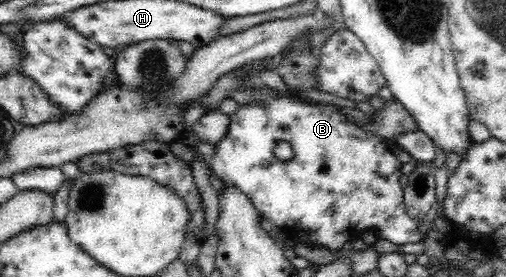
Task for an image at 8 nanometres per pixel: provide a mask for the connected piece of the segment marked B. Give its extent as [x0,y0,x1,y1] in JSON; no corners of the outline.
[209,98,427,254]

